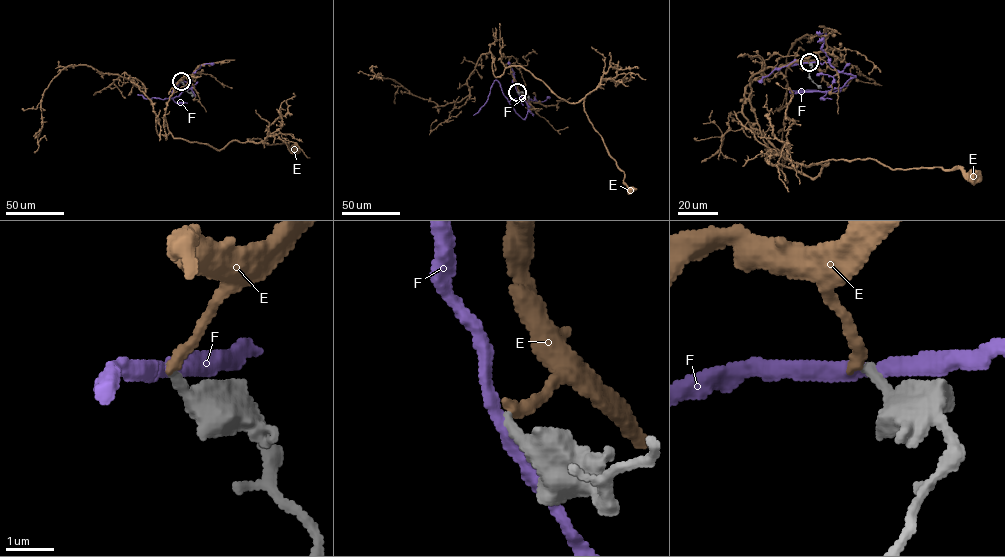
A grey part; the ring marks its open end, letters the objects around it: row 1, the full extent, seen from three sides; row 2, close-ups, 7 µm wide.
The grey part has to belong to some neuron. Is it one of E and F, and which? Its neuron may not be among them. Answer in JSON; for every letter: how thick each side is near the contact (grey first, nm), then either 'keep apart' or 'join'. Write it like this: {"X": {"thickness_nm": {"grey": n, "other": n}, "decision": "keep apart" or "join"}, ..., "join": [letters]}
{"E": {"thickness_nm": {"grey": 220, "other": 240}, "decision": "keep apart"}, "F": {"thickness_nm": {"grey": 300, "other": 280}, "decision": "keep apart"}, "join": []}

